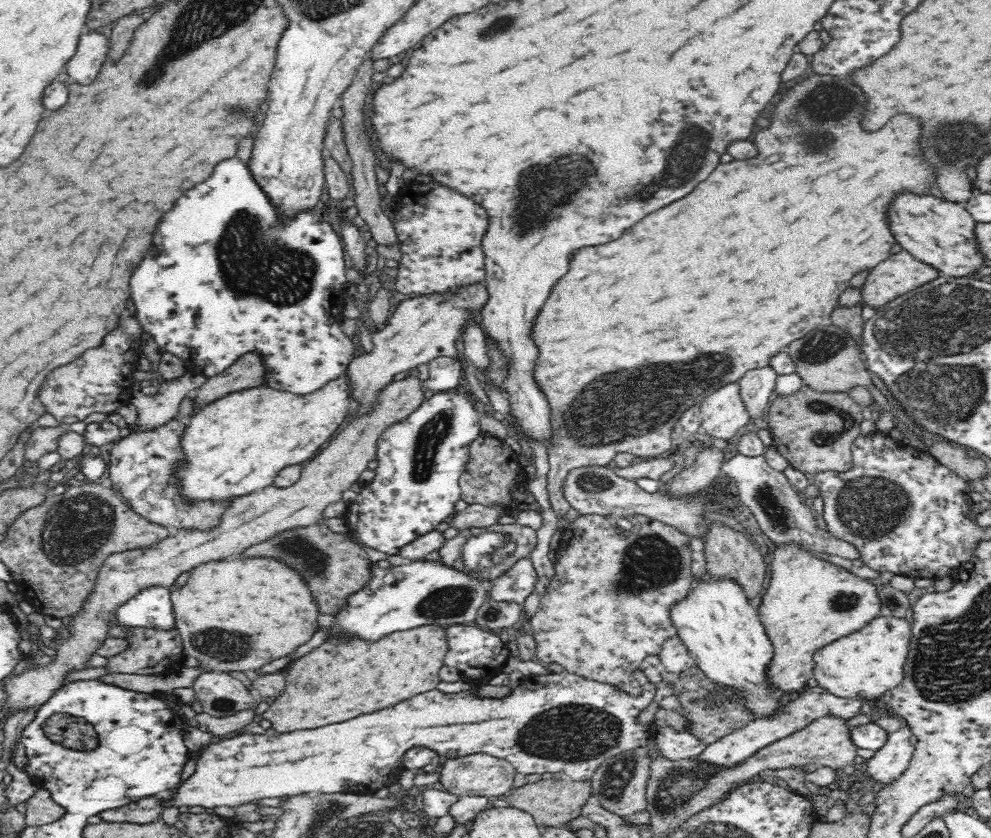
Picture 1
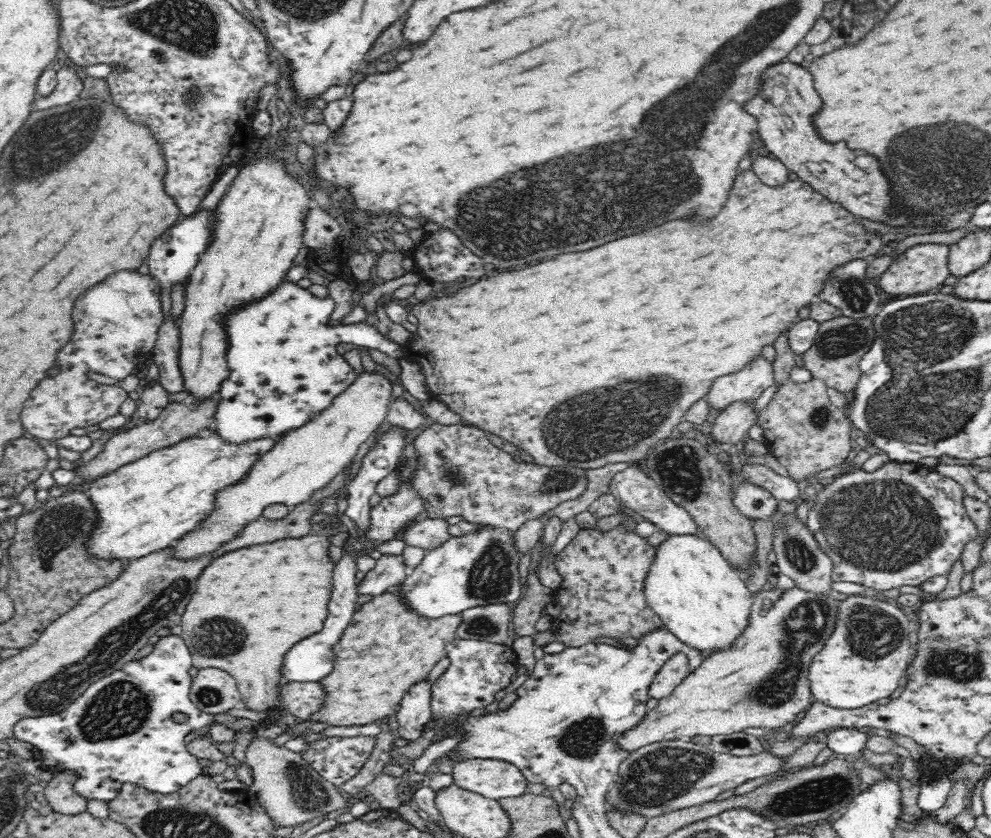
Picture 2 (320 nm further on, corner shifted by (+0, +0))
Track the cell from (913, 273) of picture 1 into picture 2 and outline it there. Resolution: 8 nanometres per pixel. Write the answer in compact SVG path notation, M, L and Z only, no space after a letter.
M937 243L916 244L896 257L896 260L877 278L880 290L888 294L909 294L928 292L942 286L944 279L949 276L949 246Z

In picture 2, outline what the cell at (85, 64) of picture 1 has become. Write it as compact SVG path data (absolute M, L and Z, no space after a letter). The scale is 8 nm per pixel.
M64 67L57 72L57 85L46 96L37 96L34 100L34 110L49 109L57 105L69 105L78 99L82 92L82 80L76 76L74 68Z

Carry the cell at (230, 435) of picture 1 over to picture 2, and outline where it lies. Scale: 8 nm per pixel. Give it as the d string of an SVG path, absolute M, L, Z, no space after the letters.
M218 432L209 438L194 436L91 481L87 492L100 518L89 535L88 552L94 557L126 562L170 547L210 515L218 490L242 480L252 464L284 434L239 445L226 442Z

